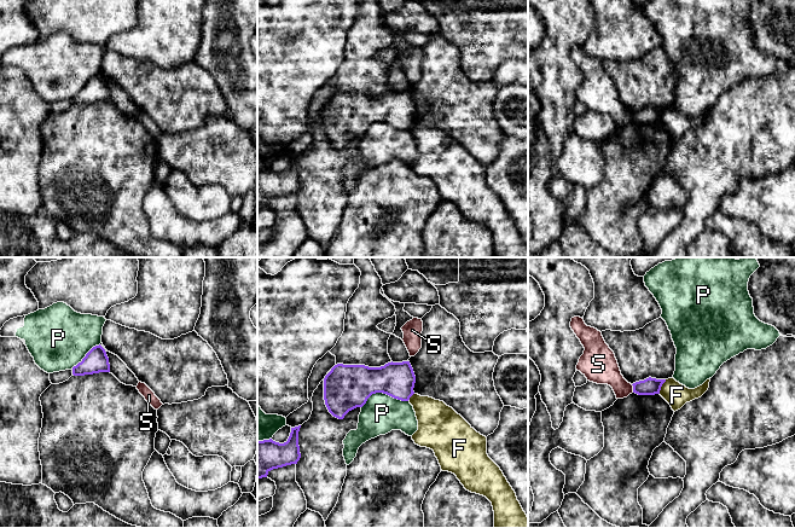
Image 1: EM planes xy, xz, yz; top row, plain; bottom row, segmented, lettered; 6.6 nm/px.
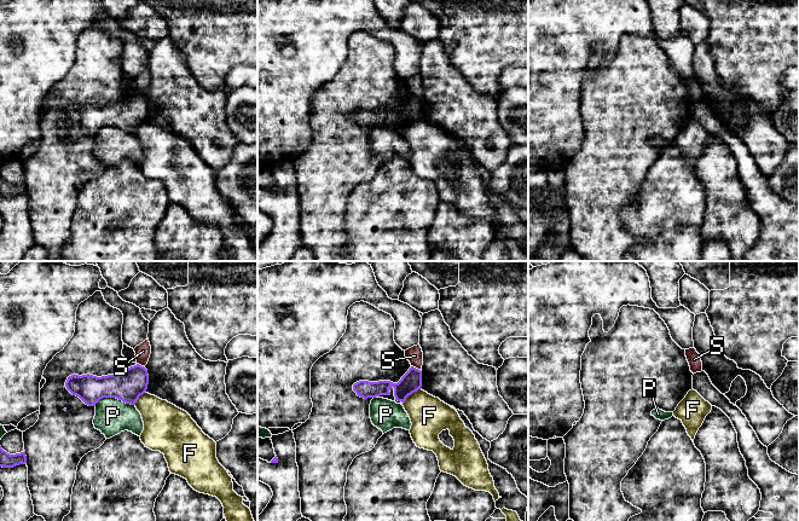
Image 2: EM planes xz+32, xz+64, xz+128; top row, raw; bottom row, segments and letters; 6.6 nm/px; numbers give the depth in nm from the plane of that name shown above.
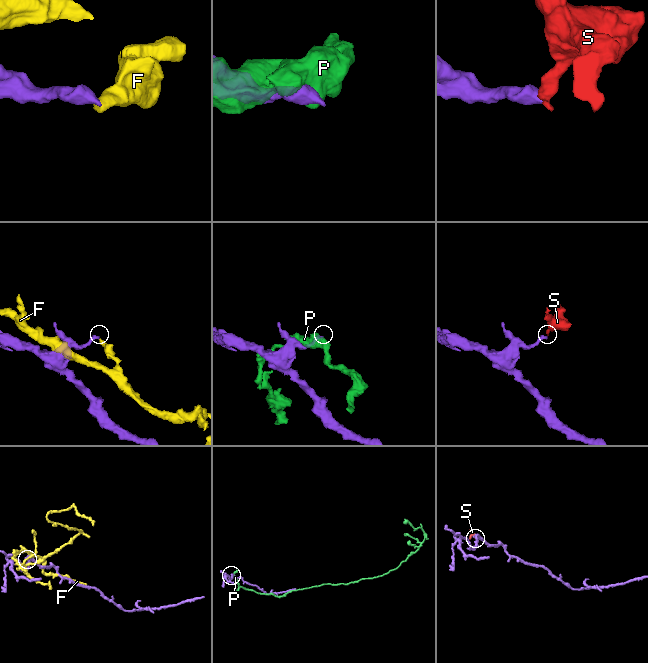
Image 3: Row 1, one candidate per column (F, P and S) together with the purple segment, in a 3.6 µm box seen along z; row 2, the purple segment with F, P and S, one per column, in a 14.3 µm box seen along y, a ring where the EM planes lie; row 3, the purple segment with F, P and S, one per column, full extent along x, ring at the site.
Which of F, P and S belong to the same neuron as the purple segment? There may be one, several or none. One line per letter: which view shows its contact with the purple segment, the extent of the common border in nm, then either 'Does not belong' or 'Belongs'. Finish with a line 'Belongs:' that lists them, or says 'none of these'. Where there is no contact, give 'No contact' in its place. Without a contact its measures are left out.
F: Touches purple in yz. Shared border 110 nm. Does not belong
P: Touches purple in xz. Shared border 320 nm. Does not belong
S: Touches purple in yz. Shared border 60 nm. Does not belong
Belongs: none of these

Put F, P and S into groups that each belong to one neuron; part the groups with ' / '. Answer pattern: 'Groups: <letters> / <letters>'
Groups: F / P / S

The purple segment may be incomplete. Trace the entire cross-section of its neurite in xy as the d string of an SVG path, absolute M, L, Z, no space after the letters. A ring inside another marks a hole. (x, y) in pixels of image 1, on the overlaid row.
M100 344L93 347L82 361L72 367L74 376L85 376L99 372L110 372L109 358Z

